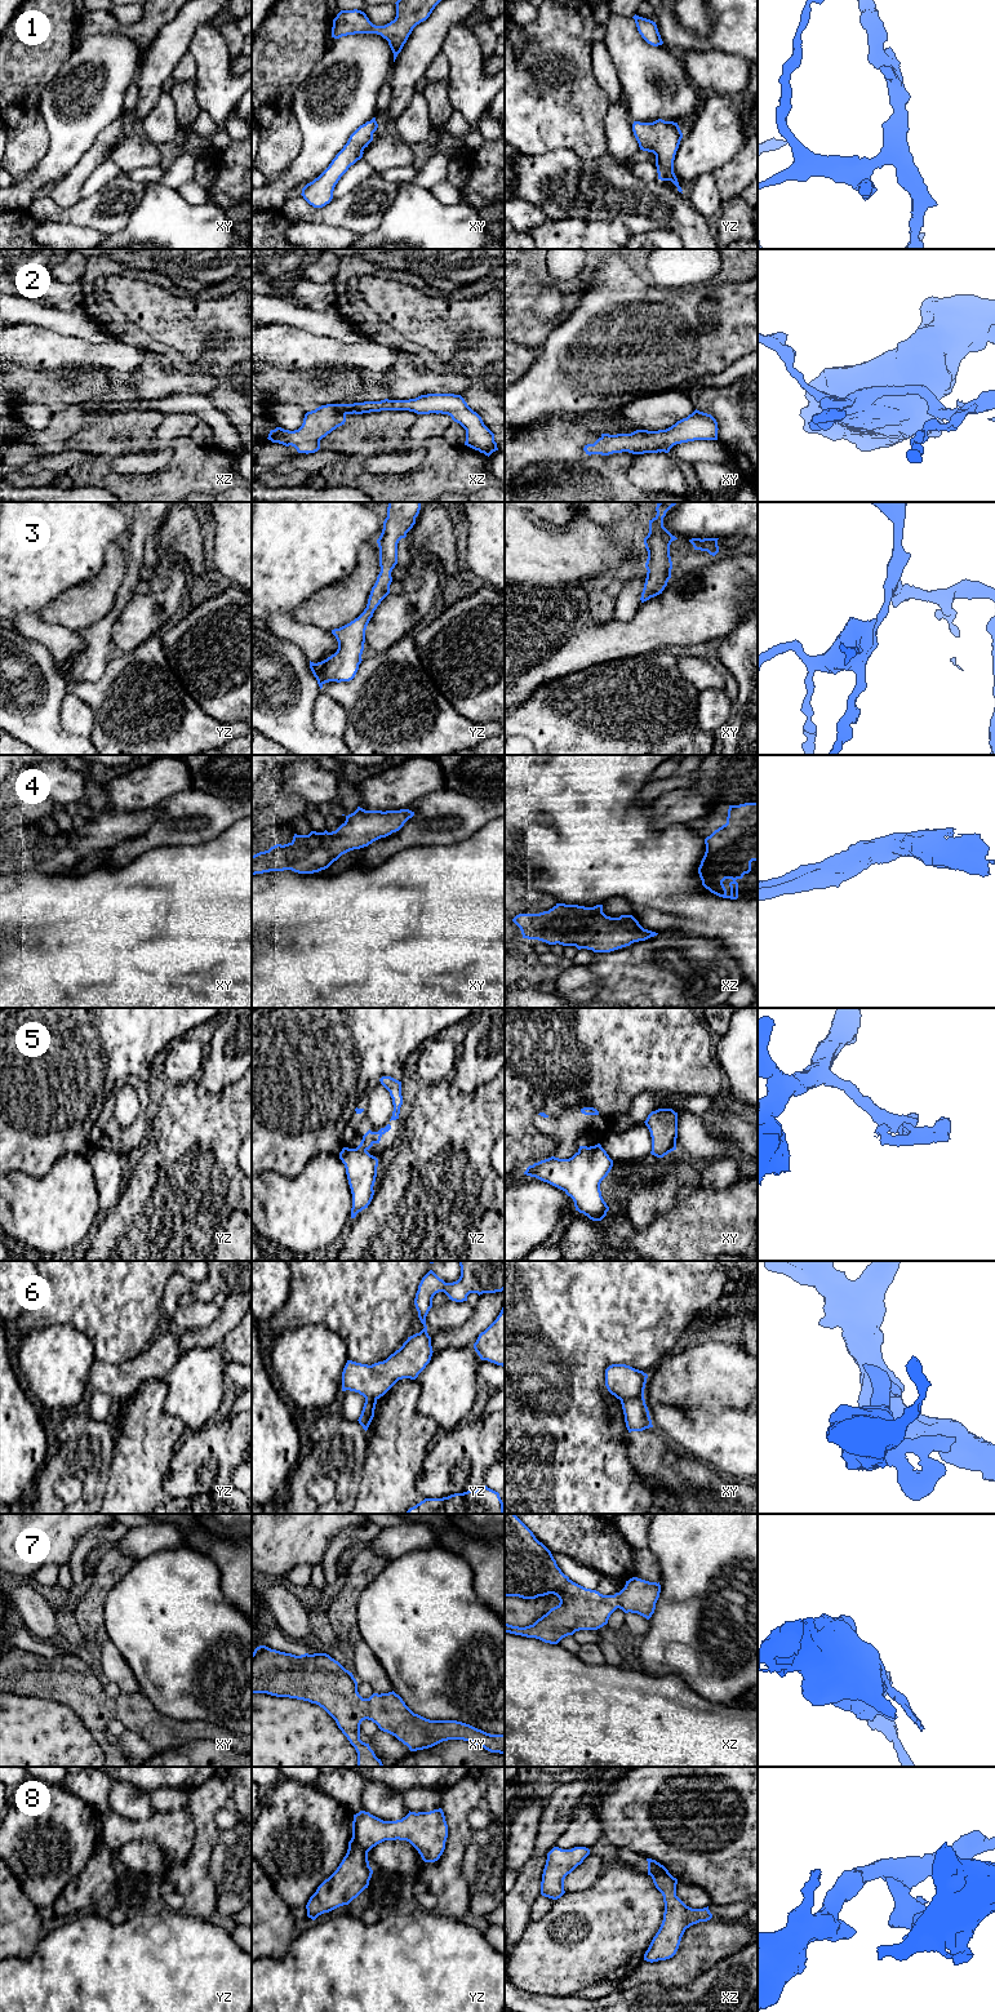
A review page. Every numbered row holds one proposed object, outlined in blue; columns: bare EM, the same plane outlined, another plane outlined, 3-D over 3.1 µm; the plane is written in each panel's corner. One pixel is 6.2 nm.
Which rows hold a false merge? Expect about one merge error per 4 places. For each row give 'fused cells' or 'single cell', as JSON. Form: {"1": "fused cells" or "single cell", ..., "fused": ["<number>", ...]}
{"1": "single cell", "2": "single cell", "3": "single cell", "4": "single cell", "5": "fused cells", "6": "fused cells", "7": "single cell", "8": "fused cells", "fused": ["5", "6", "8"]}

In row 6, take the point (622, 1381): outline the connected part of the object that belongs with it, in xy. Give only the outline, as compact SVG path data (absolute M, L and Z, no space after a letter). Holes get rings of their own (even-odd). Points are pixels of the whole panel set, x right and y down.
M612 1364L605 1369L605 1386L621 1402L644 1395L648 1374L626 1364Z

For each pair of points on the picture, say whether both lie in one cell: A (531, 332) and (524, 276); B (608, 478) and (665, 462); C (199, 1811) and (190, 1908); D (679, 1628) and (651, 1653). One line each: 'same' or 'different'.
A: same
B: different
C: same
D: same

